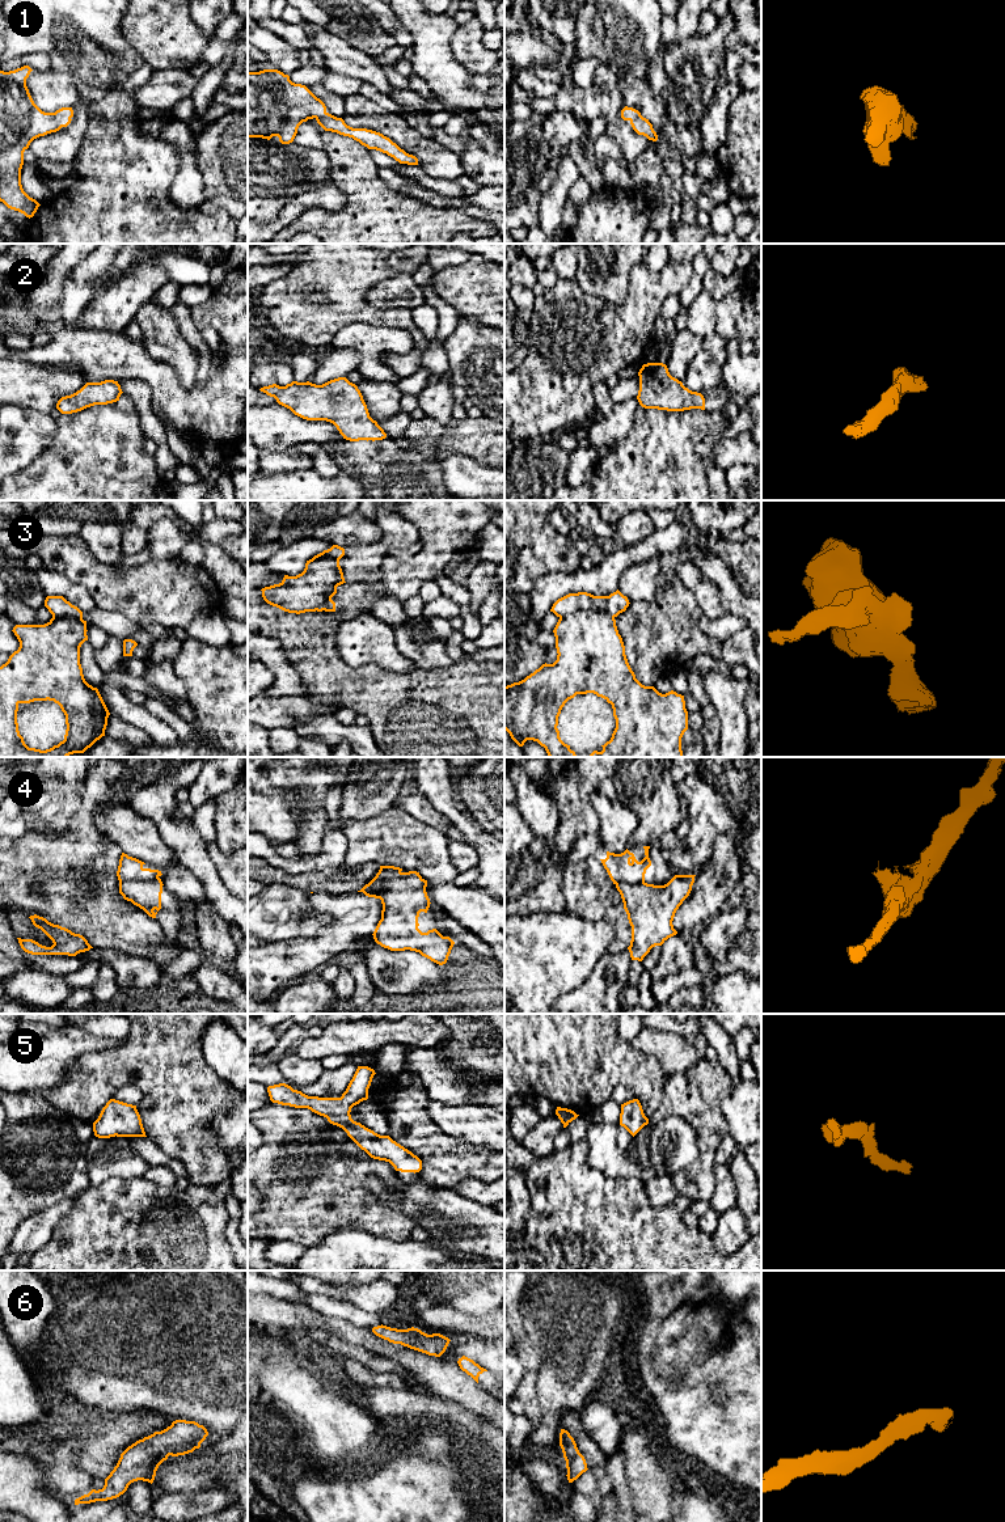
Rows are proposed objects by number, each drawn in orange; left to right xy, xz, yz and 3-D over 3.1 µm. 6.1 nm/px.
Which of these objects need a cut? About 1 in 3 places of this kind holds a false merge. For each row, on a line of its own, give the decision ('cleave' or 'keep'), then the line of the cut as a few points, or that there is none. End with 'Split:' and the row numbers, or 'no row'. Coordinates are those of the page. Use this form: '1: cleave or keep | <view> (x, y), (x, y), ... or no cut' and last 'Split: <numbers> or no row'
1: keep | no cut
2: keep | no cut
3: cleave | yz (613, 616), (603, 611), (577, 609), (560, 618)
4: cleave | xy (157, 876), (147, 882), (119, 883)
5: keep | no cut
6: keep | no cut
Split: 3, 4

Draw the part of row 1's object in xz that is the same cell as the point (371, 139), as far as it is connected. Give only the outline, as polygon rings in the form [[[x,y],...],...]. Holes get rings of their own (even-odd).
[[[278,69],[248,72],[248,138],[270,140],[278,136],[282,144],[290,144],[299,126],[313,118],[325,131],[352,138],[400,164],[418,165],[415,156],[406,153],[383,134],[352,128],[342,118],[329,114],[320,98],[305,85],[292,83],[288,75]]]

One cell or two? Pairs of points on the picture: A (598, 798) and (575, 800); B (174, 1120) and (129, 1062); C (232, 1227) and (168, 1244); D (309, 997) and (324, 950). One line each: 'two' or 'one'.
A: two
B: one
C: two
D: two

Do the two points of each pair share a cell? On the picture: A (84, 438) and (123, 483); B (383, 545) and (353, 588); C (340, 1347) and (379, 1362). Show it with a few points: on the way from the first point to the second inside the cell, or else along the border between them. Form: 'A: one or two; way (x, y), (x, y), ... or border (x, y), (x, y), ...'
A: one; way (94, 449), (97, 457), (112, 472)
B: one; way (372, 556), (360, 567), (358, 578)
C: one; way (349, 1352), (359, 1353), (370, 1360)

